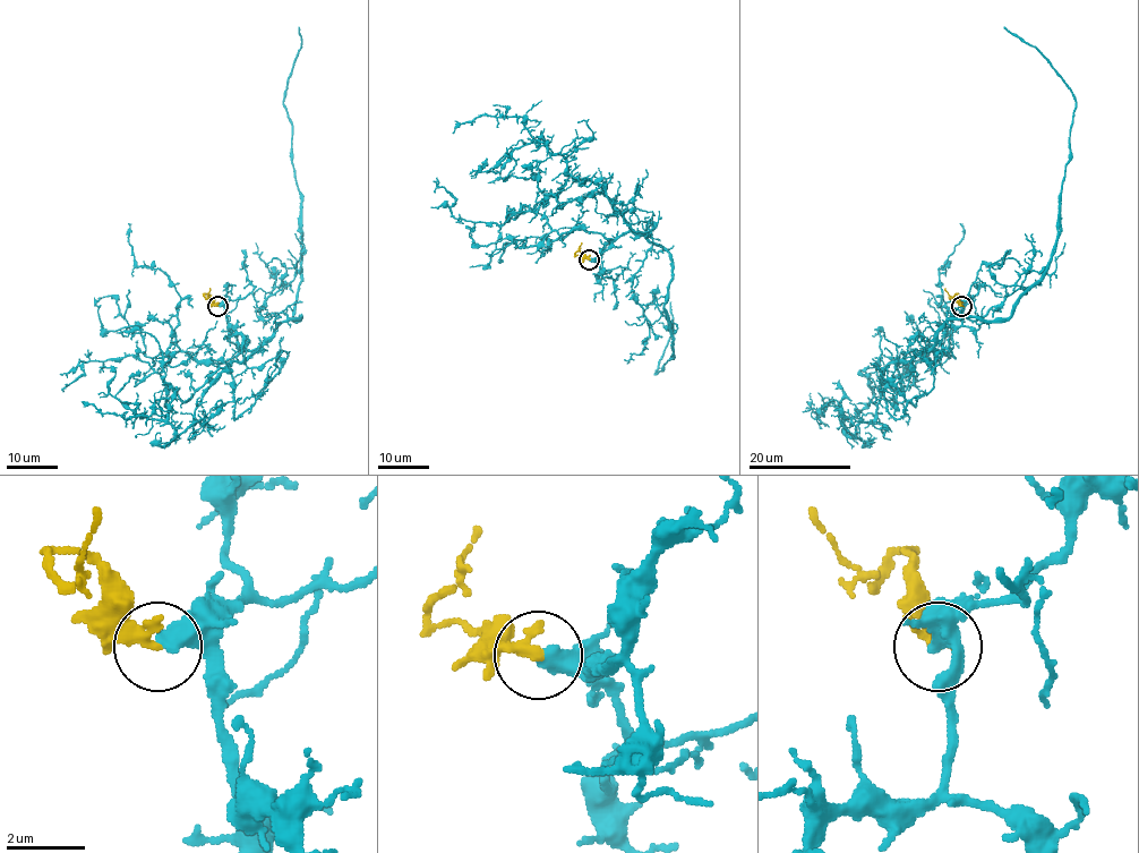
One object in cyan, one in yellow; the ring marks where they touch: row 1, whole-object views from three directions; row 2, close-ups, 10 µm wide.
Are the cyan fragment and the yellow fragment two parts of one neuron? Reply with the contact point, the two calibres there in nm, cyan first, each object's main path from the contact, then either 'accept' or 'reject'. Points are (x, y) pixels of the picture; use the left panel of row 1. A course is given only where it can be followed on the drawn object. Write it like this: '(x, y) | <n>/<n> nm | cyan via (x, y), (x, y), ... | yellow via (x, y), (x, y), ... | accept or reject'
(217, 306) | 500/300 nm | cyan via (217, 306), (250, 350), (300, 317), (292, 317), (301, 199), (283, 104), (299, 26) | yellow via (217, 306), (204, 295), (206, 298), (210, 288) | reject

